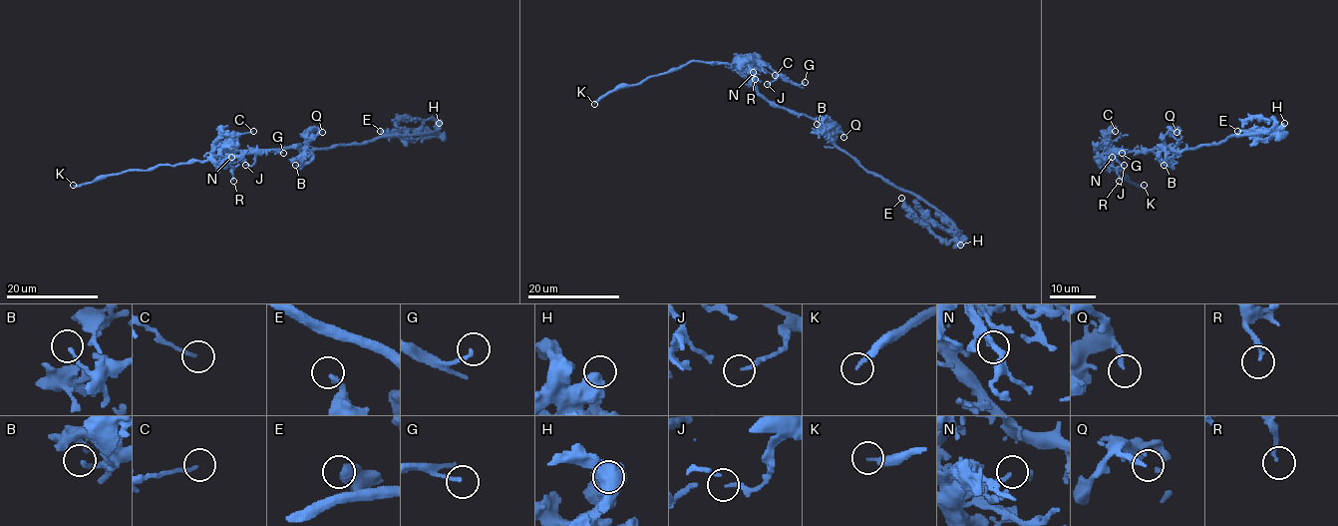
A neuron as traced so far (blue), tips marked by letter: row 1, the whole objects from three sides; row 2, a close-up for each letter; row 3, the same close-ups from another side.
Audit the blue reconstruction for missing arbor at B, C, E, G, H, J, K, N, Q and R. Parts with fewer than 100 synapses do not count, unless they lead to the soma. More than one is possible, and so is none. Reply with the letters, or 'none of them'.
K

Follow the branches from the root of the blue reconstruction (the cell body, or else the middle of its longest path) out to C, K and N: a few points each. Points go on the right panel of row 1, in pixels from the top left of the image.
C: (1160, 148), (1148, 152), (1117, 151), (1108, 138), (1115, 131)
K: (1160, 148), (1148, 152), (1118, 152), (1110, 148), (1101, 164), (1123, 174), (1132, 183), (1144, 185)
N: (1160, 148), (1148, 152), (1118, 152), (1110, 148), (1101, 164), (1112, 157)

